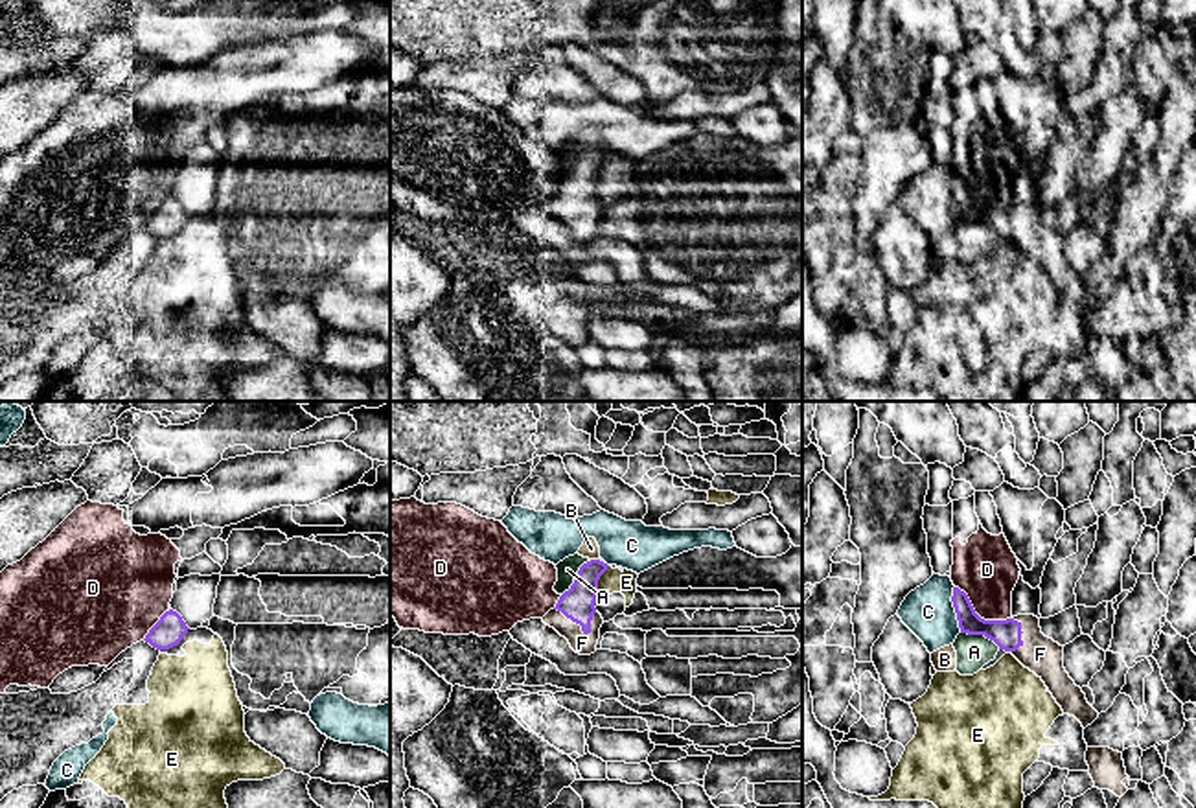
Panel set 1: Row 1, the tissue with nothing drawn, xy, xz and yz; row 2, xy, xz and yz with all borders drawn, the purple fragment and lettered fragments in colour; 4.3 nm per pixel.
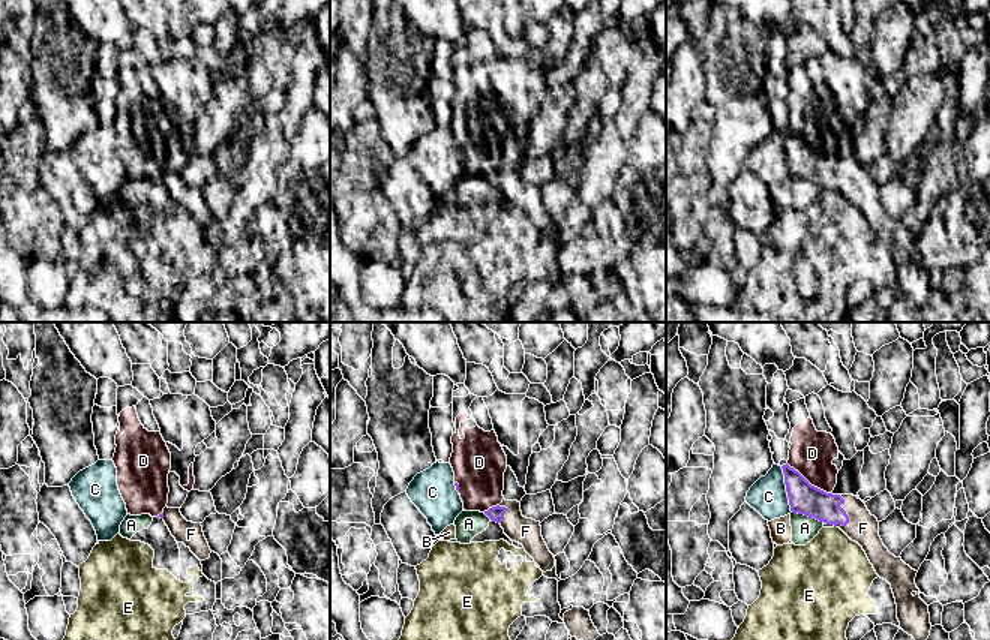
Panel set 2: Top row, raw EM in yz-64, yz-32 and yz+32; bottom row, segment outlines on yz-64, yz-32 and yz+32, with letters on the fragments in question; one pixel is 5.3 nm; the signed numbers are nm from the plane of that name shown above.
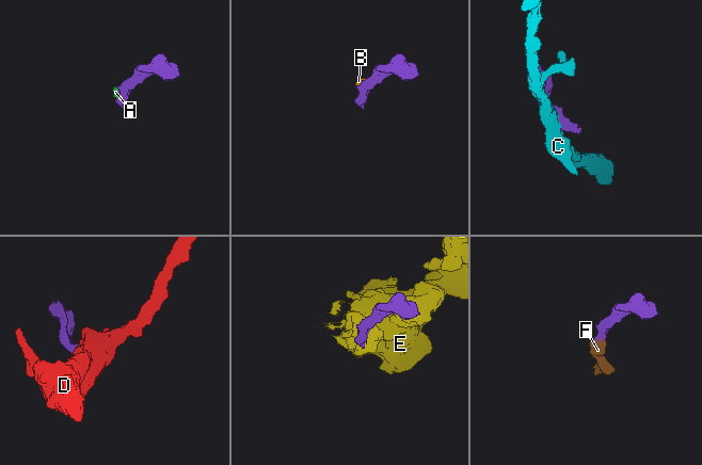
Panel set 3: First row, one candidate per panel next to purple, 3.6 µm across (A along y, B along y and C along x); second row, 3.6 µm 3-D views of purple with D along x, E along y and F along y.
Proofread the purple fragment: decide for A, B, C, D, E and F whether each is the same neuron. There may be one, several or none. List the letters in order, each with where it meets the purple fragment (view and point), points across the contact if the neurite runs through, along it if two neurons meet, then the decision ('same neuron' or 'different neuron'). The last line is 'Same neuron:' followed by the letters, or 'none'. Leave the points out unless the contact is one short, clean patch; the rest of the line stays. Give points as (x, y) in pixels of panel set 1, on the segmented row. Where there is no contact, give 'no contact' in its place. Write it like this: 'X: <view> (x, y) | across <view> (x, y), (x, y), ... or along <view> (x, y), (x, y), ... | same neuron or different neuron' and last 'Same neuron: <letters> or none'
A: xz (576, 577) | different neuron
B: xz (595, 560) | along xz (591, 558), (597, 560) | different neuron
C: yz (955, 610) | along yz (954, 586), (952, 606), (961, 632) | different neuron
D: yz (977, 615) | different neuron
E: xz (598, 578) | along xz (608, 565), (597, 591) | different neuron
F: xz (574, 621) | same neuron
Same neuron: F

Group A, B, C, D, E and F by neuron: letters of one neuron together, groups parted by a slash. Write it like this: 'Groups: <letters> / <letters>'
Groups: A B / C / D / E / F

